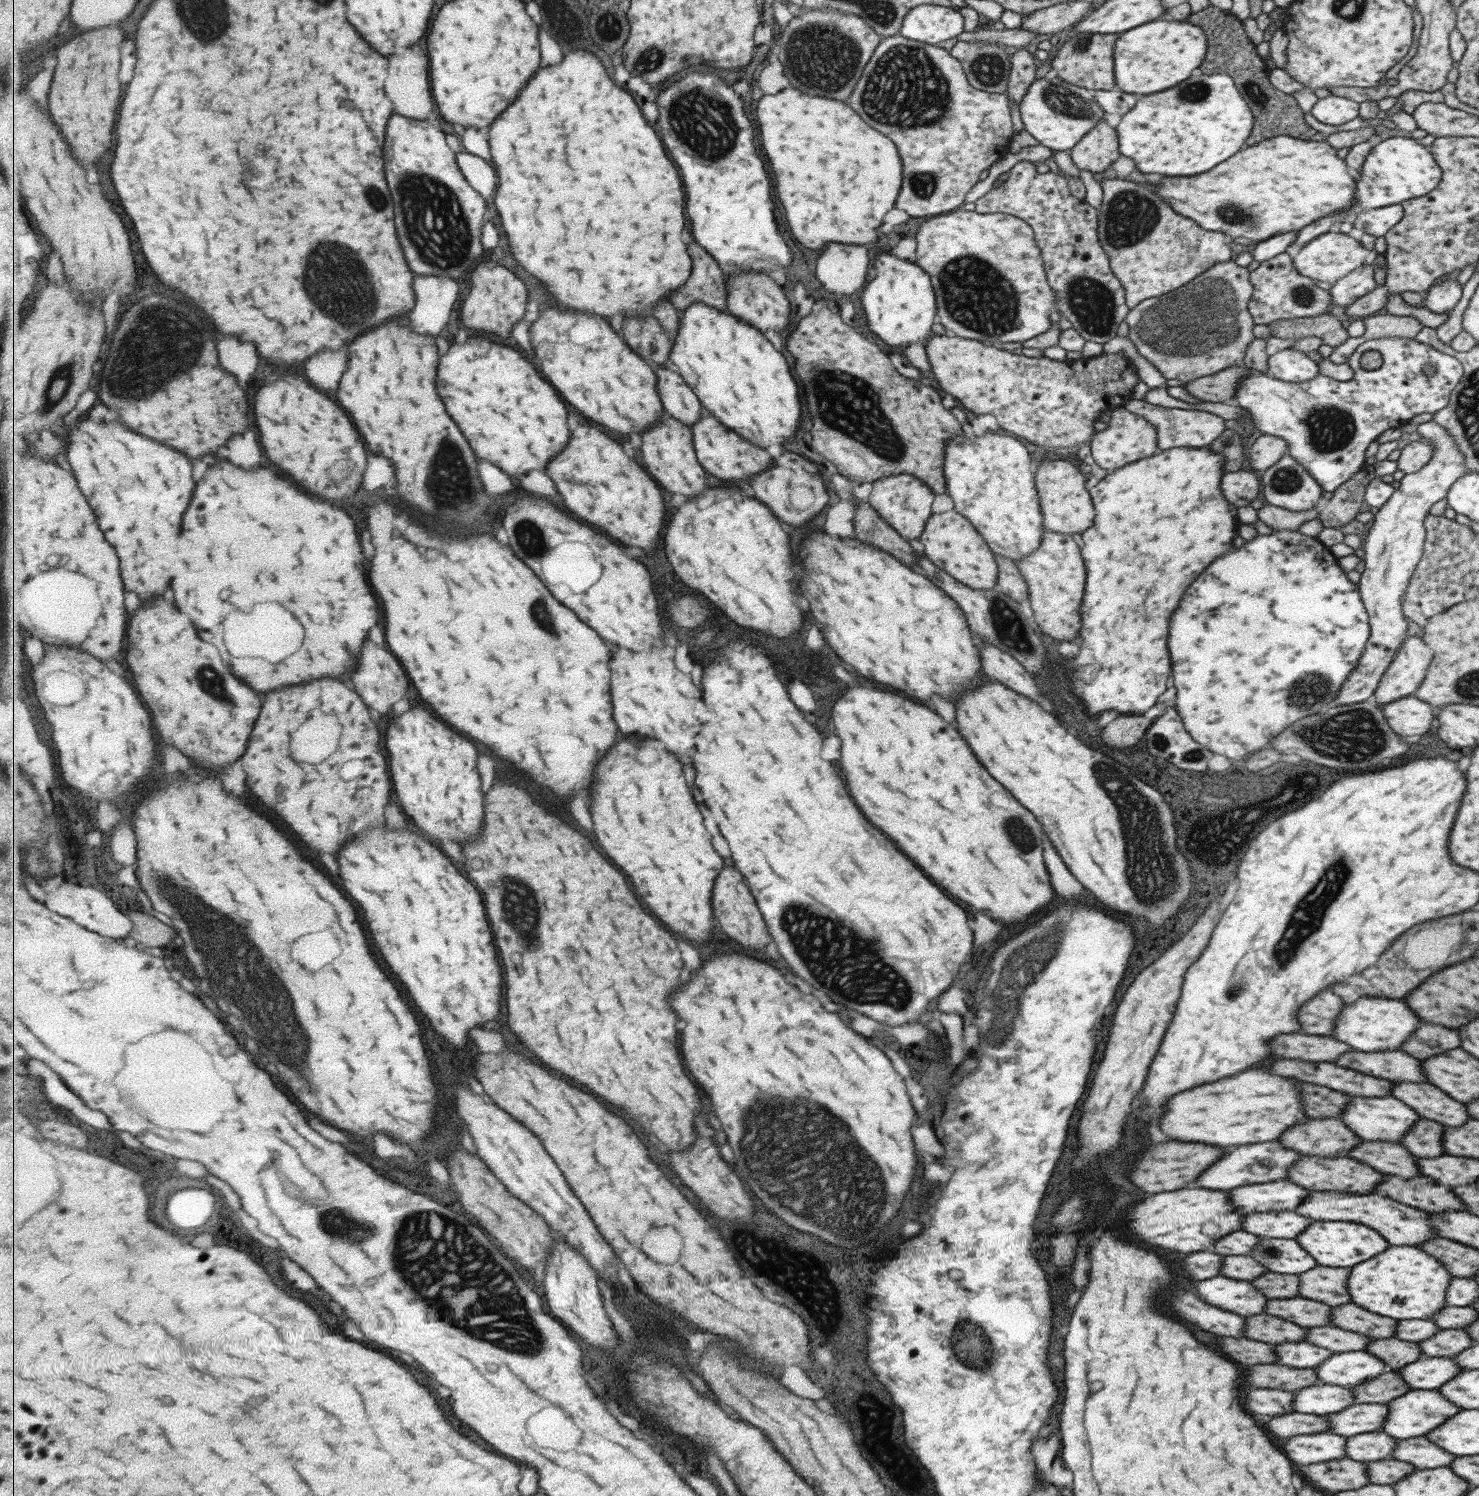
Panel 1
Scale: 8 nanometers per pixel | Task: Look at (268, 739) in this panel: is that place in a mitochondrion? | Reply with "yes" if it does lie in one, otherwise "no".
no

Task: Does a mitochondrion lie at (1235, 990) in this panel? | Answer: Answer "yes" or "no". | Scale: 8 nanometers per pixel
yes

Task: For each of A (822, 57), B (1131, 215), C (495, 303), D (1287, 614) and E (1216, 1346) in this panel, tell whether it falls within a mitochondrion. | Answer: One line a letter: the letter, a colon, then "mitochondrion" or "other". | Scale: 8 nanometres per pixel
A: mitochondrion
B: mitochondrion
C: other
D: other
E: other

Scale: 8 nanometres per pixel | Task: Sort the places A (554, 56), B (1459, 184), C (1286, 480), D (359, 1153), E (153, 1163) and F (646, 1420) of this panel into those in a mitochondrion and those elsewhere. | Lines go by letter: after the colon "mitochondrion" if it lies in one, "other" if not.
A: other
B: other
C: mitochondrion
D: other
E: other
F: other

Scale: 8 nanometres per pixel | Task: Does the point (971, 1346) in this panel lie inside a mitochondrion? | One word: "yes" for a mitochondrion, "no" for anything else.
yes

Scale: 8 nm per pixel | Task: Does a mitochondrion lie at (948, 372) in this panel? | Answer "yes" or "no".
no

